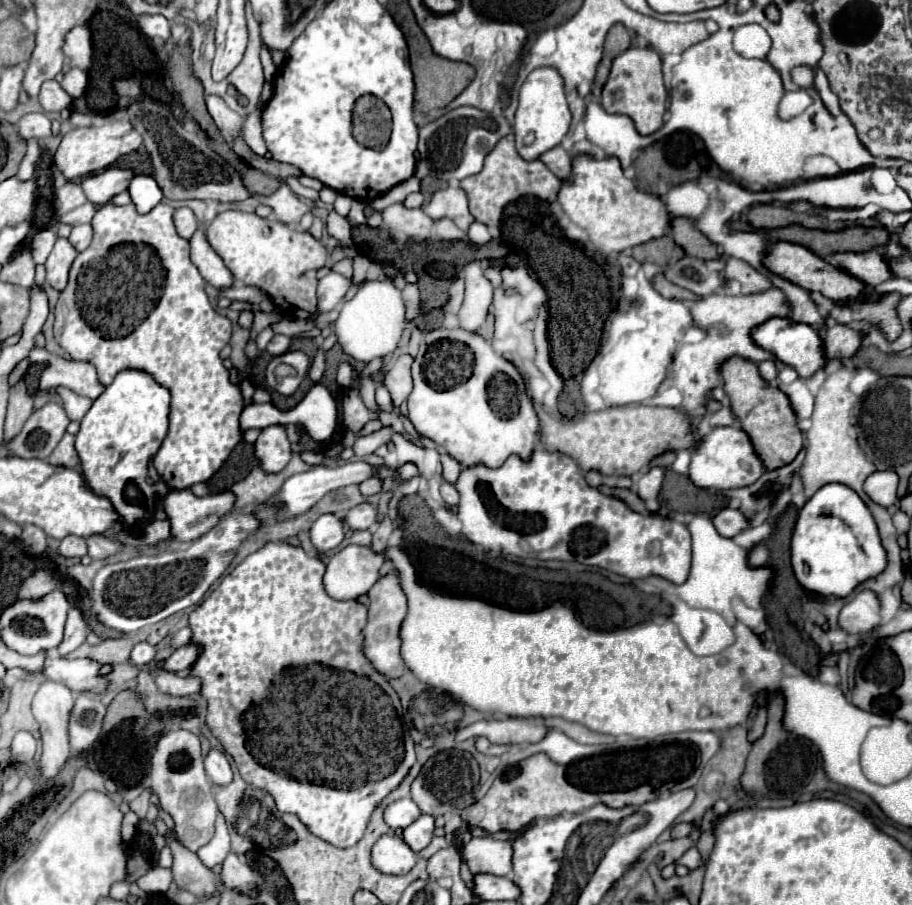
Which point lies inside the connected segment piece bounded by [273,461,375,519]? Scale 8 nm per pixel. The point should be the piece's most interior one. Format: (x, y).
(301, 492)

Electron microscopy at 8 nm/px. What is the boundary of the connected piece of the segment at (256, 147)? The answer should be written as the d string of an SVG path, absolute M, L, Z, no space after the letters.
M259 109L245 117L243 139L251 147L253 153L257 153L259 157L267 155L267 147L265 147L265 141L263 141L263 129L261 129L261 111Z

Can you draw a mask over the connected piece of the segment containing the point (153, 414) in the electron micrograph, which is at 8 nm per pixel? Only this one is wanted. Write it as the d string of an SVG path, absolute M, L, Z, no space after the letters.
M125 369L105 387L81 421L75 449L87 487L107 497L127 527L139 519L149 521L155 513L155 499L167 493L167 485L151 485L147 481L149 461L167 435L167 417L169 389L145 371Z

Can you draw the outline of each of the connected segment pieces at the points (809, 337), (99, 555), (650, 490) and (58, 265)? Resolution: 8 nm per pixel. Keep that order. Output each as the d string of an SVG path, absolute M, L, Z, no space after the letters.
M773 317L773 319L769 319L763 325L759 325L759 327L753 329L753 341L759 347L775 353L775 357L779 361L783 361L785 365L791 365L799 373L801 379L813 377L817 371L825 369L825 365L829 363L827 357L825 357L821 335L811 325L805 325L805 323L795 323L791 319Z
M91 535L87 537L87 545L89 545L89 557L91 559L107 559L107 557L113 557L119 553L121 545L115 543L113 539L109 537L103 537L103 535Z
M653 467L647 473L641 475L641 479L637 481L637 493L643 501L653 501L659 495L661 489L661 481L663 481L663 469L661 467Z
M57 239L47 263L45 263L45 269L47 269L47 283L57 289L57 291L63 291L67 287L67 275L69 275L69 269L73 265L77 257L77 249L71 245L69 239Z

